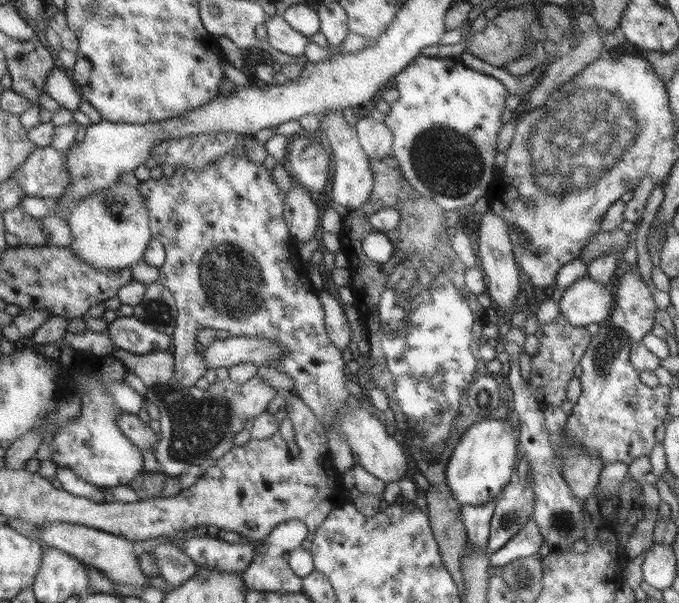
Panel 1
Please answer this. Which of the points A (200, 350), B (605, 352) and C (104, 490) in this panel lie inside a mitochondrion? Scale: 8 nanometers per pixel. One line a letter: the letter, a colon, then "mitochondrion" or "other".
A: other
B: mitochondrion
C: other

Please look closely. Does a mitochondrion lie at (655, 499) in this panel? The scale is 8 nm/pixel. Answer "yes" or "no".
no

